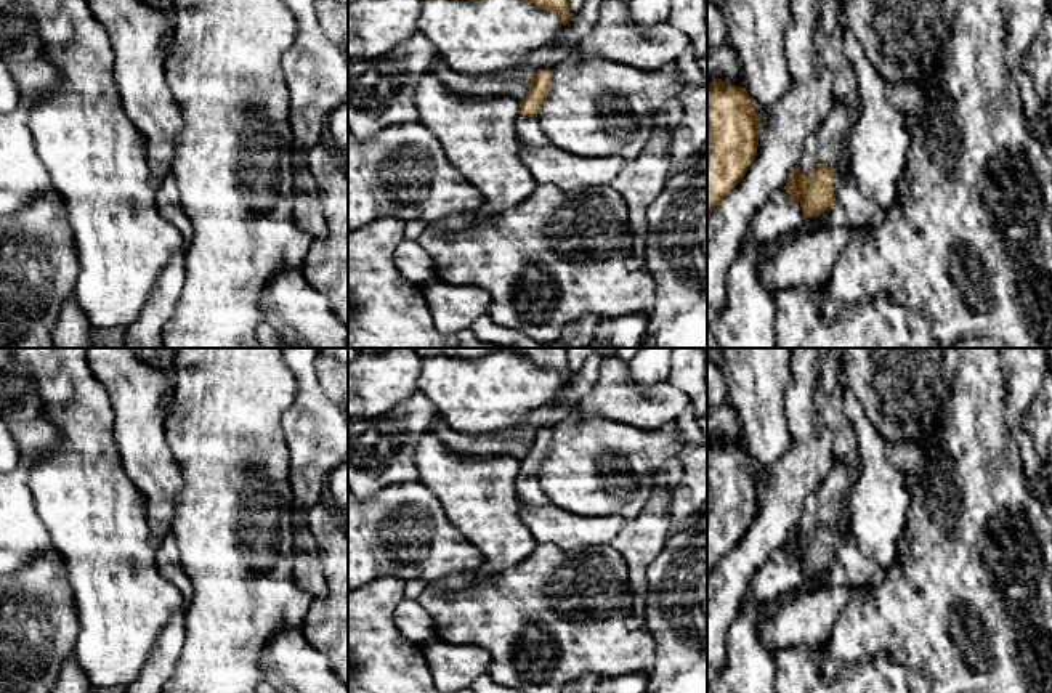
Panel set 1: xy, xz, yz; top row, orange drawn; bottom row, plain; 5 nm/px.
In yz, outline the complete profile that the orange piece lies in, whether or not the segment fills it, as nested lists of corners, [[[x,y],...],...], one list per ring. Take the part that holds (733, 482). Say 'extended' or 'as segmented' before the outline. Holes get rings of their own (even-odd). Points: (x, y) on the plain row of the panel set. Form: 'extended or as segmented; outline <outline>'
as segmented; outline [[[722,438],[707,444],[707,578],[755,520],[760,483],[746,448]]]

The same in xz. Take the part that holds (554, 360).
as segmented; outline [[[415,348],[422,358],[446,355],[451,358],[475,359],[497,351],[510,351],[524,356],[537,367],[556,372],[563,385],[569,383],[573,374],[568,367],[566,348]]]

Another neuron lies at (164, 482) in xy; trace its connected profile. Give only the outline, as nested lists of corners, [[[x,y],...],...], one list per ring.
[[[88,348],[88,369],[107,391],[112,438],[122,468],[146,497],[151,544],[172,531],[183,476],[165,440],[173,379],[138,359],[132,348]]]

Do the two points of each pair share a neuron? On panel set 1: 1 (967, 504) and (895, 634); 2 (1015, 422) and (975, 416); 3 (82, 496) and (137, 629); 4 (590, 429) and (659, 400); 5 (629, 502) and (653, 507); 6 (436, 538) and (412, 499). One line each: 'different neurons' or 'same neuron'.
1: same neuron
2: different neurons
3: same neuron
4: different neurons
5: different neurons
6: same neuron

